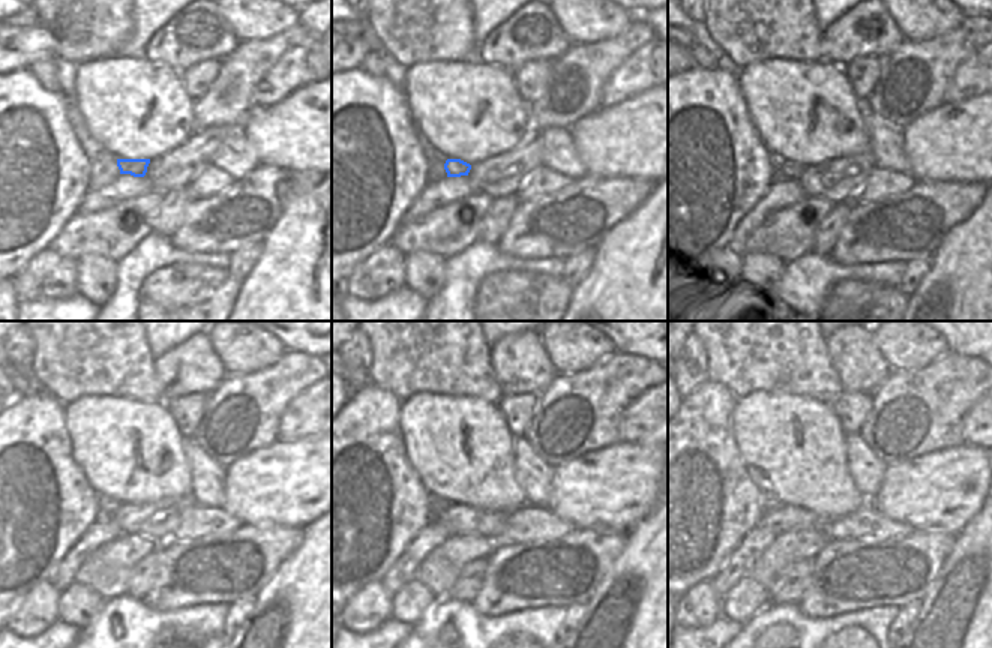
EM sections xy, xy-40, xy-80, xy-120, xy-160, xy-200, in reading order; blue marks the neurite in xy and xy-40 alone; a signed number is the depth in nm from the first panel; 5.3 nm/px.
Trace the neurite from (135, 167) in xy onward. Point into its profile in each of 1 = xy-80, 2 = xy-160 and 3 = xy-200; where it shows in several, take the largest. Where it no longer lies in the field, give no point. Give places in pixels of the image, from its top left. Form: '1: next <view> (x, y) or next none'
1: next xy-80 (787, 168)
2: next xy-160 (437, 504)
3: next xy-200 (770, 503)

